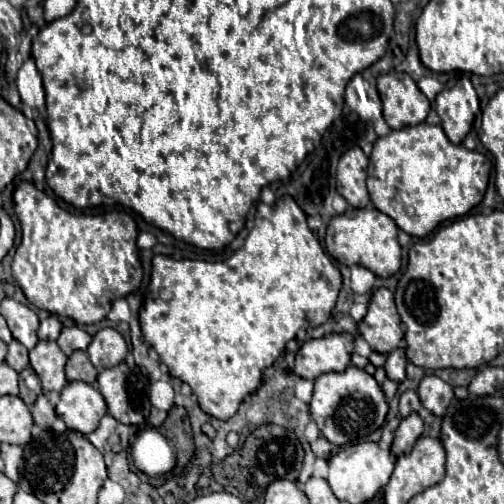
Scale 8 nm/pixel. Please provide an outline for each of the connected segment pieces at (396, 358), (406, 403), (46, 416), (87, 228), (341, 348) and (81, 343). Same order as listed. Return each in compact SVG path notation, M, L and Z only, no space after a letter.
M396 349L388 355L388 361L384 365L386 369L386 375L392 379L392 381L404 381L406 379L406 365L408 365L408 359L406 359L406 353L404 349Z
M406 391L402 393L400 397L400 415L402 417L408 417L412 411L420 411L420 399L418 399L418 393L416 391Z
M40 395L36 399L36 403L30 407L30 413L34 417L34 423L40 427L40 429L50 429L54 419L56 419L56 413L54 413L54 407L48 403L48 399L44 395Z
M30 181L18 183L14 211L22 227L22 243L14 253L12 275L38 309L70 317L78 325L92 325L108 315L112 301L138 291L144 271L136 245L138 225L128 213L72 215Z
M334 333L330 337L306 341L296 353L294 373L302 379L318 379L330 371L344 371L354 353L354 337L350 333Z
M72 325L72 327L64 327L60 337L58 337L58 347L64 351L66 357L70 357L74 351L86 351L88 349L88 343L92 341L92 337L82 331L80 327Z

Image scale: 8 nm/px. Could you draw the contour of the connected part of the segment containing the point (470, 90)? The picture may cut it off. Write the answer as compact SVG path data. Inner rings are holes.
M468 75L462 76L452 89L444 89L436 97L436 113L440 115L442 129L452 143L460 145L464 141L476 115L489 101L487 94L485 97L484 100L478 97Z

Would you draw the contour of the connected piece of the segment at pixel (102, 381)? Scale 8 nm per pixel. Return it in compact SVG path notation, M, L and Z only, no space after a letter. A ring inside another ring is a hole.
M126 363L104 369L98 375L98 389L104 395L108 413L124 425L144 425L150 415L150 381Z

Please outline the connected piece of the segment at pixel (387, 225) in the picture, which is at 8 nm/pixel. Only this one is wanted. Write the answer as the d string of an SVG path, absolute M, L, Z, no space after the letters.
M348 207L346 213L336 215L328 225L326 249L338 263L346 267L352 267L352 265L368 267L376 277L382 277L382 279L396 275L402 265L402 251L398 243L396 223L388 215L372 207L364 207L364 209Z

